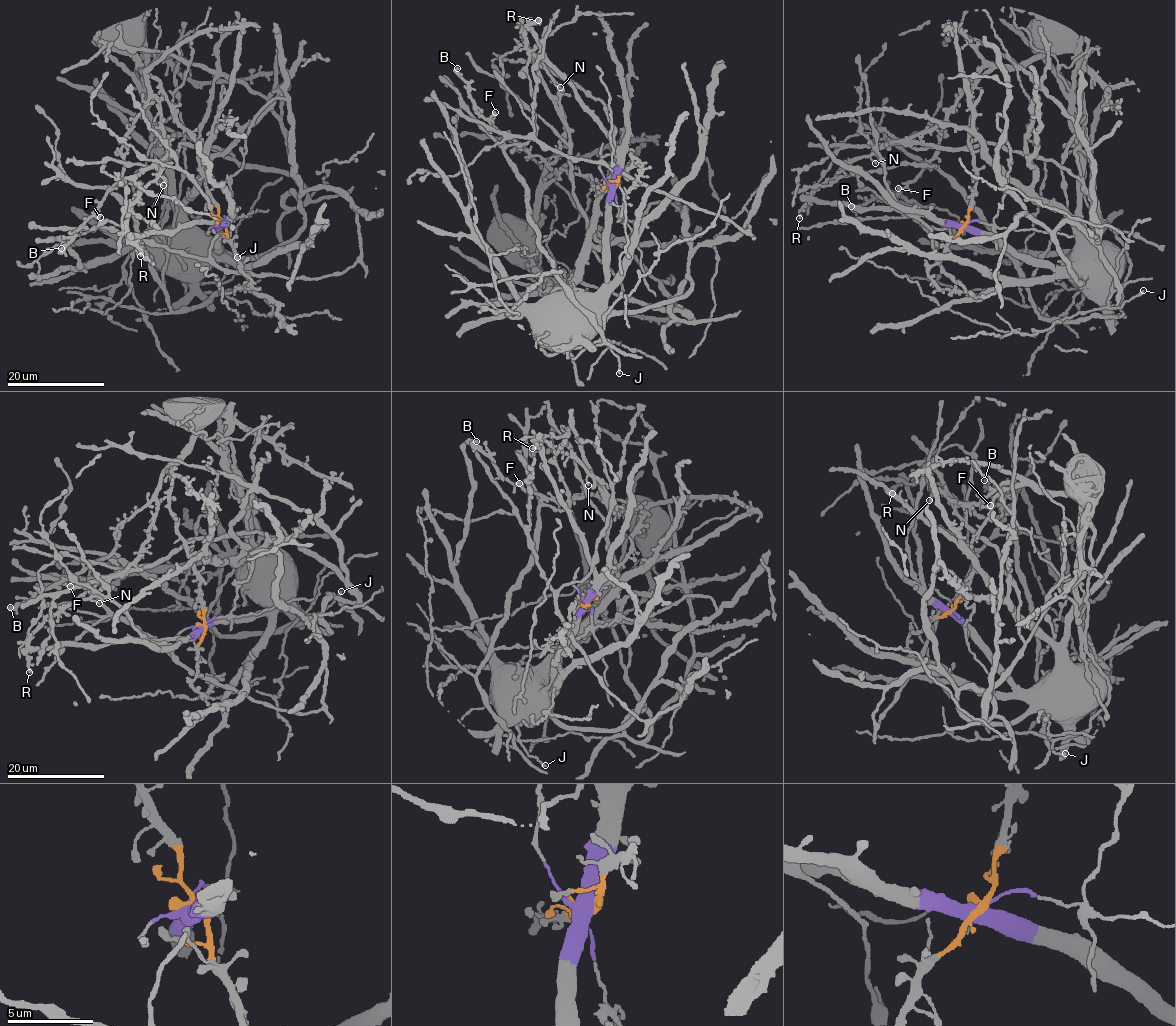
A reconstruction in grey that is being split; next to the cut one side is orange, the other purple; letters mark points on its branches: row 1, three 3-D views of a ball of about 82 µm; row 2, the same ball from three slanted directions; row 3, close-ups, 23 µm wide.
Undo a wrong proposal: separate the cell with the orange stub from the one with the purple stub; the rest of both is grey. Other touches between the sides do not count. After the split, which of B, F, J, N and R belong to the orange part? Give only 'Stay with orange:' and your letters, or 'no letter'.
Stay with orange: B, F, J, N, R

